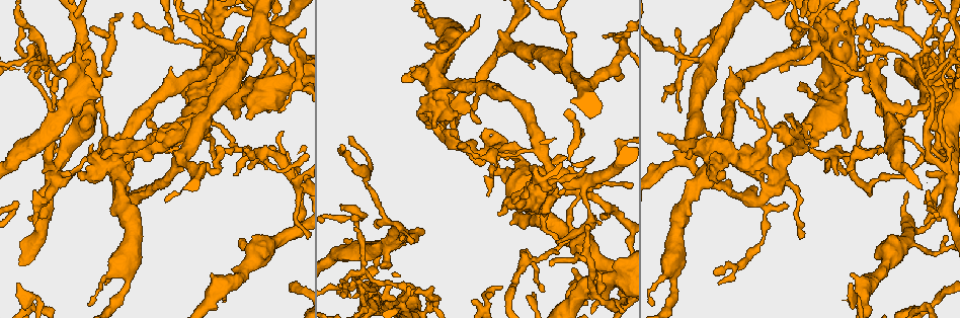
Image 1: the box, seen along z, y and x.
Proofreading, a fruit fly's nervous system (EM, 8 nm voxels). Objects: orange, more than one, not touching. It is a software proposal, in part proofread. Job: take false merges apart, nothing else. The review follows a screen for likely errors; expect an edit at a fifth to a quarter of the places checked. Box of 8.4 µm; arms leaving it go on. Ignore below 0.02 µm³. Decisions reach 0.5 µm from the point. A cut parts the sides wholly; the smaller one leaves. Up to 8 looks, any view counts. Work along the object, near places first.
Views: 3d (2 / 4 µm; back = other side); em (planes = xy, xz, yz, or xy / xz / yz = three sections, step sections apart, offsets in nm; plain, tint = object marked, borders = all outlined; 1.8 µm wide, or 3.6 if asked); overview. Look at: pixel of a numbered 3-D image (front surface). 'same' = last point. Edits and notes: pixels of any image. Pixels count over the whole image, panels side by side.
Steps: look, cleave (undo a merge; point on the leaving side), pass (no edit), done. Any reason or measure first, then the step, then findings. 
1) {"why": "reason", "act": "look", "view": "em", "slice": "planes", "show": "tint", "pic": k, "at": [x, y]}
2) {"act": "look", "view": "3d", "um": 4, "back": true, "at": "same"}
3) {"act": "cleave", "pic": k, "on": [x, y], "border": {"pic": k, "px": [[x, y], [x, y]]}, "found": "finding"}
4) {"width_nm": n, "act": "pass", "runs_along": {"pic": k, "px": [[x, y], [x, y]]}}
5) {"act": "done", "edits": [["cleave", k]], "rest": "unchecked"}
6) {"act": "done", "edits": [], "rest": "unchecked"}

{"why": "side arm on a straight run", "act": "look", "view": "3d", "um": 2, "pic": 1, "at": [393, 239]}

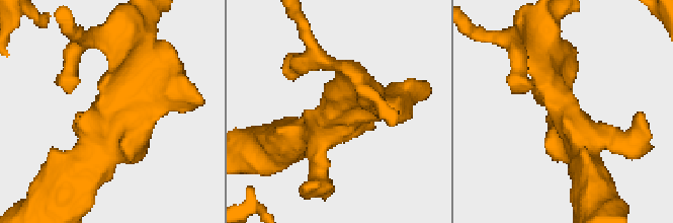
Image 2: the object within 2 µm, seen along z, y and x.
{"act": "look", "view": "em", "slice": "xy", "step": 16, "show": "tint", "pic": 2, "at": [569, 118]}

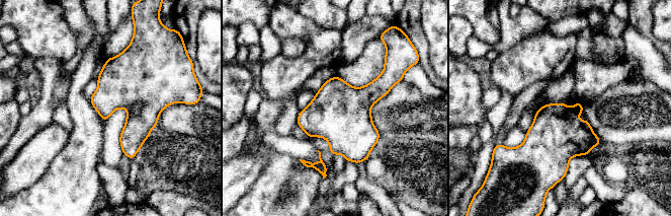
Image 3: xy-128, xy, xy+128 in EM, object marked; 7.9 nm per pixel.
{"why": "another direction", "act": "look", "view": "em", "slice": "planes", "show": "borders", "at": "same"}

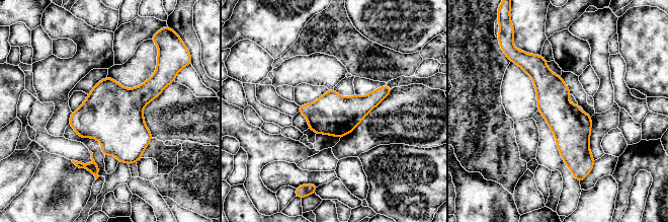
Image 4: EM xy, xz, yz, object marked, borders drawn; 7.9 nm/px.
{"width_nm": 300, "act": "pass", "runs_along": {"pic": 4, "px": [[533, 58], [572, 127], [576, 170]]}, "found": "continuous, no second neuron"}

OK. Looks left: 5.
{"why": "arms part here", "act": "look", "view": "3d", "um": 4, "pic": 1, "at": [55, 169]}

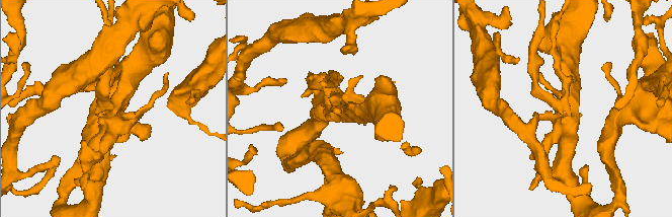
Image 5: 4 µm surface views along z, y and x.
{"act": "look", "view": "em", "slice": "planes", "show": "tint", "pic": 5, "at": [112, 108]}

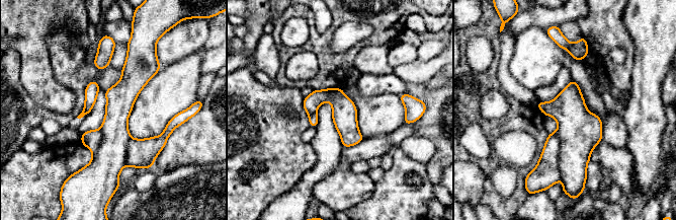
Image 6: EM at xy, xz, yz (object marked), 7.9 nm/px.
{"act": "cleave", "pic": 6, "on": [546, 173], "border": {"pic": 6, "px": [[553, 133], [560, 141], [561, 177]]}, "found": "a second neuron is stuck on"}

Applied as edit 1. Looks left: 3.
{"why": "redraw", "act": "look", "view": "overview"}

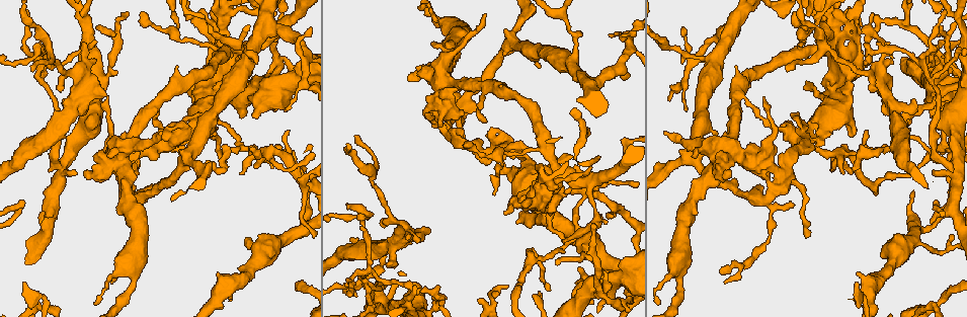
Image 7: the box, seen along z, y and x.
{"why": "a narrow waist", "act": "look", "view": "3d", "um": 4, "pic": 7, "at": [580, 205]}

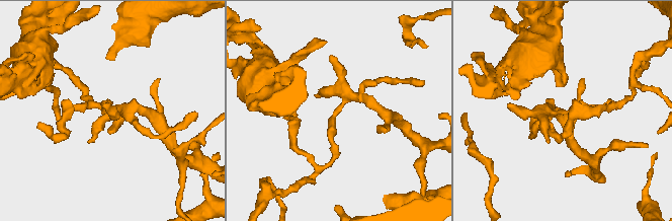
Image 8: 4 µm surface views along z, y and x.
{"act": "look", "view": "em", "slice": "planes", "show": "tint", "pic": 8, "at": [562, 113]}

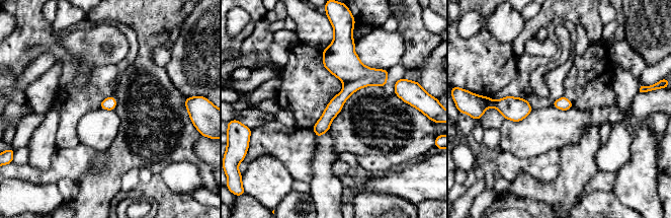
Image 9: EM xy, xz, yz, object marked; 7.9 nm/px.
{"act": "cleave", "pic": 9, "on": [337, 102], "part_leaving": {"pic": 9, "px": [[370, 80], [352, 86], [317, 132]]}, "found": "two neurons meet here"}

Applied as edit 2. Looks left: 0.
{"act": "done", "edits": [["cleave", 6], ["cleave", 9]], "rest": "unchecked"}

